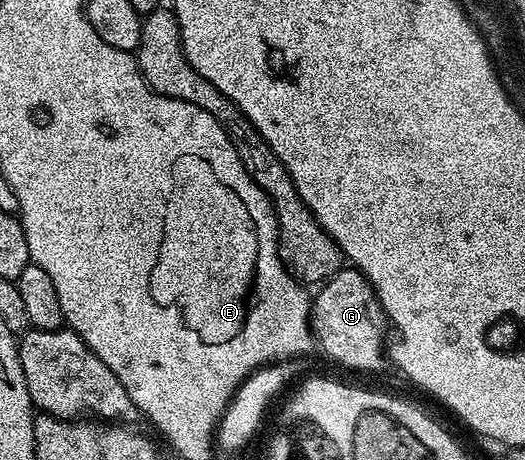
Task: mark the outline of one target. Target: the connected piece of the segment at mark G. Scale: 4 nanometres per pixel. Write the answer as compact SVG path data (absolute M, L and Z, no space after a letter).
M349 265L343 266L317 291L310 304L310 329L317 350L322 350L327 355L323 356L339 368L378 371L382 366L387 366L388 320L372 285L361 271Z

